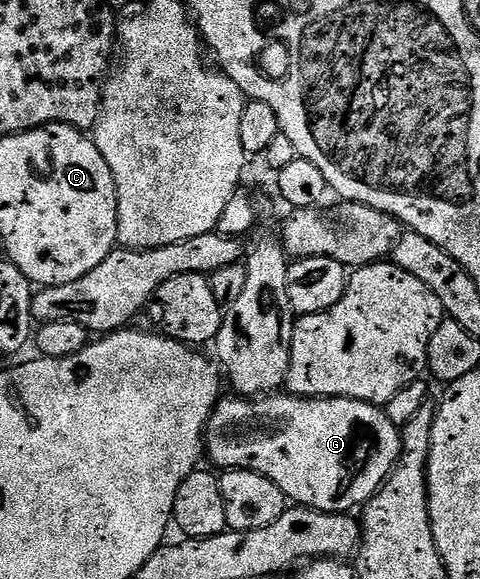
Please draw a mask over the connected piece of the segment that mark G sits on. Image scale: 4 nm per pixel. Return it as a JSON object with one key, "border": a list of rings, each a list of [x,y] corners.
{"border":[[[275,392],[257,398],[247,398],[245,396],[223,397],[214,405],[214,413],[210,415],[209,422],[206,423],[206,433],[204,435],[204,454],[207,459],[211,458],[216,465],[222,466],[226,470],[254,470],[258,474],[263,474],[272,484],[280,488],[280,492],[286,495],[291,503],[302,508],[312,510],[323,510],[325,514],[350,514],[369,502],[370,497],[382,487],[394,467],[398,464],[398,458],[402,454],[402,435],[399,427],[394,427],[394,422],[385,413],[381,406],[373,406],[360,400],[351,398],[301,398],[298,394],[289,392]]]}

